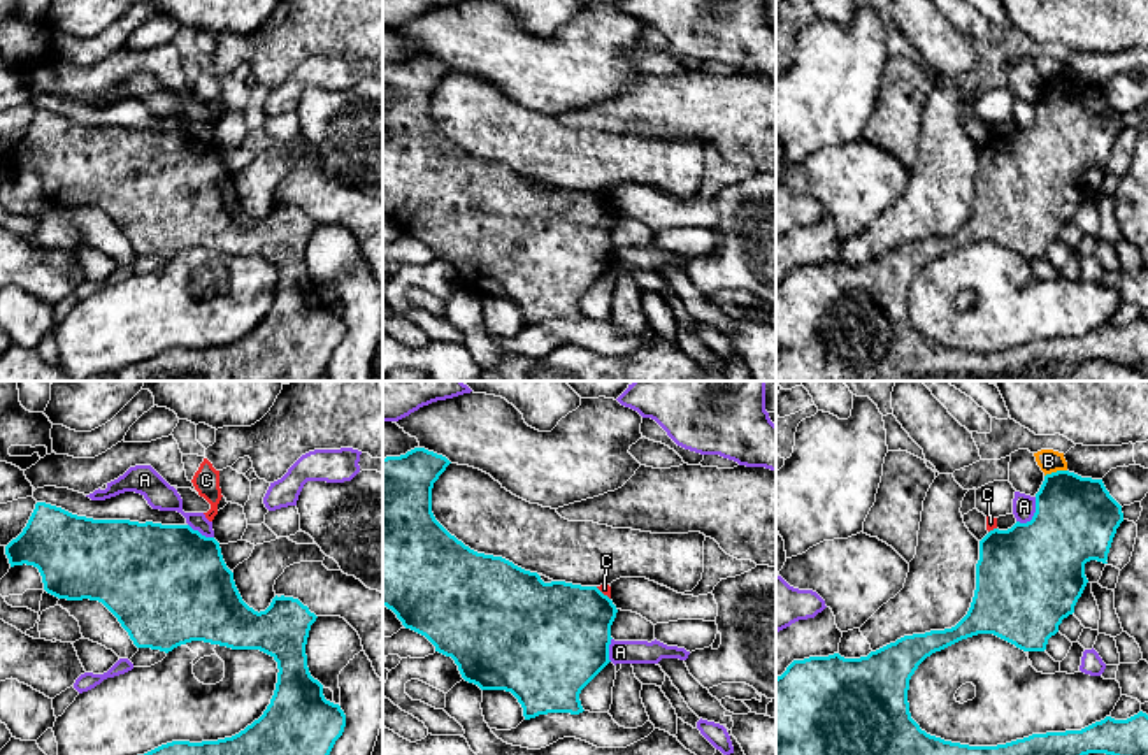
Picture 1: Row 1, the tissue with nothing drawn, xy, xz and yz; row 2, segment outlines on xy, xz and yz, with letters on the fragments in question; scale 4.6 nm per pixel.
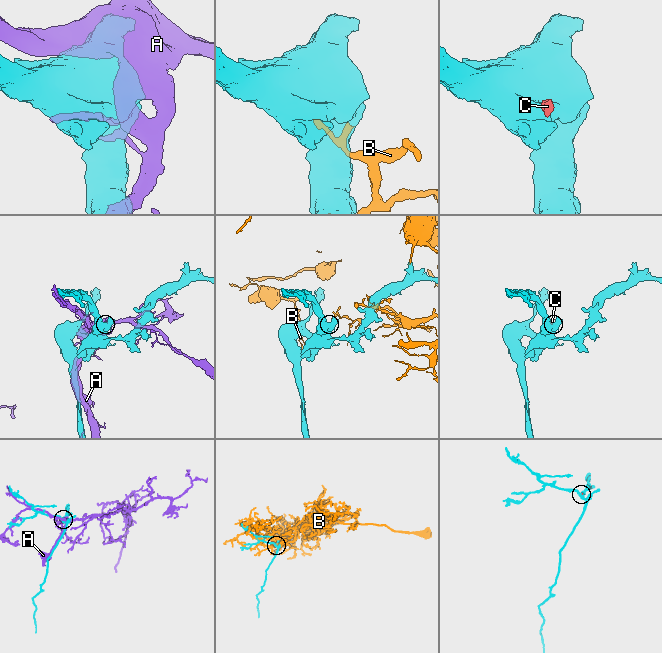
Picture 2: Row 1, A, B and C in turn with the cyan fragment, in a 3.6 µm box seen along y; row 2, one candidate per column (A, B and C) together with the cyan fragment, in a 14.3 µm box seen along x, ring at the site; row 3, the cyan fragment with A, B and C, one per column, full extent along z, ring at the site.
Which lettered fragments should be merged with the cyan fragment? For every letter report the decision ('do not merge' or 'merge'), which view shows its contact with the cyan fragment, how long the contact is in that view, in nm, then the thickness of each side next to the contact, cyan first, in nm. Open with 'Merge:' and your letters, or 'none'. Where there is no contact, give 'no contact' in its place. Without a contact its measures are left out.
Merge: none
A: do not merge | yz | 150 nm | 440/110 nm
B: do not merge | yz | 110 nm | 380/100 nm
C: do not merge | xz | 90 nm | 440/50 nm

